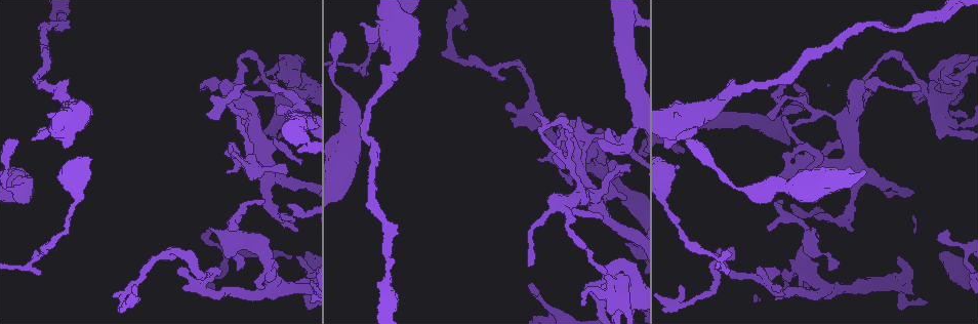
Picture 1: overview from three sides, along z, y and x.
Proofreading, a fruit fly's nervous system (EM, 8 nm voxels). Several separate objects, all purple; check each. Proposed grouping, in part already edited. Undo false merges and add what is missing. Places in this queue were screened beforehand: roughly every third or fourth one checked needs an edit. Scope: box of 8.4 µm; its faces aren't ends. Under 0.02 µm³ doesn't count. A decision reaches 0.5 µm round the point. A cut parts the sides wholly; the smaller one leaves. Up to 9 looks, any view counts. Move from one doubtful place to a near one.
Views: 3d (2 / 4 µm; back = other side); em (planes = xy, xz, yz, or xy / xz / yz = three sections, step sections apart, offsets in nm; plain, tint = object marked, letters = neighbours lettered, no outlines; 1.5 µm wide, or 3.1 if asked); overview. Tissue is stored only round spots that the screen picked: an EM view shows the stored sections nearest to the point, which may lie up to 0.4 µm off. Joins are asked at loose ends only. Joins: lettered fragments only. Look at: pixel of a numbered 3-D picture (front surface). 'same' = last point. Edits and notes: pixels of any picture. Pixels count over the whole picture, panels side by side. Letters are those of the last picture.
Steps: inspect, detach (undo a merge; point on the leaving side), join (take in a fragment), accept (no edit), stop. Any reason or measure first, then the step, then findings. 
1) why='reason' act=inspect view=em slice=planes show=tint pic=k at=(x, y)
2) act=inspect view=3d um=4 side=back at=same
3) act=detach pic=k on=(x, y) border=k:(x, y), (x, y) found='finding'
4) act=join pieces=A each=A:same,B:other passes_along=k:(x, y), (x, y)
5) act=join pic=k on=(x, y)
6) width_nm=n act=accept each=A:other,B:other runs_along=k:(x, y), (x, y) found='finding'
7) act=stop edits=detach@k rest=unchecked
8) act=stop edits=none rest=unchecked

why='long arm stops here' act=inspect view=em slice=planes show=letters pic=1 at=(686, 139)

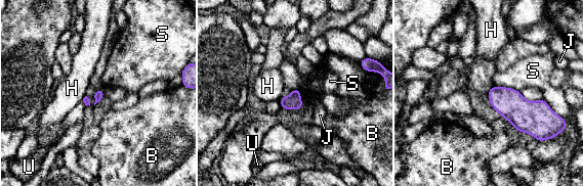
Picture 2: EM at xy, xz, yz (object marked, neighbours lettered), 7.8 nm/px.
longest_contact=S:220nm act=accept each=B:other,H:other,J:other,S:other,U:other border=2:(301, 91), (300, 109), (281, 108) found='none of them fits'

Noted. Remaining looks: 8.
why='free end' act=inspect view=3d um=4 pic=1 at=(850, 229)

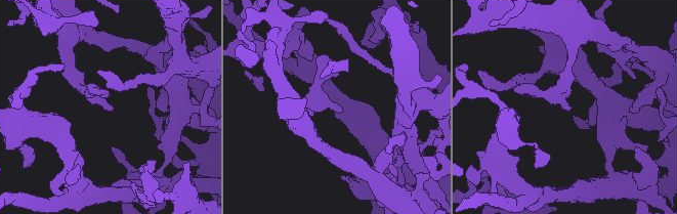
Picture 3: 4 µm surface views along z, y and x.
why='now the EM' act=inspect view=em slice=planes show=letters pic=3 at=(111, 108)

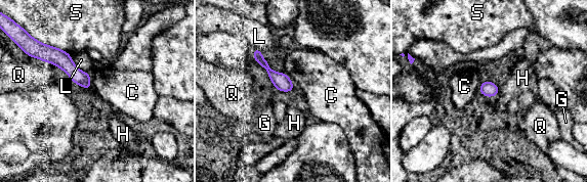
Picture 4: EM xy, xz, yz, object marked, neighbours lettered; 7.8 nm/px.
longest_contact=L:220nm act=accept each=C:other,G:other,H:other,L:other,Q:other,S:other found='none of them fits'

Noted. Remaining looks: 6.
why='an open end' act=inspect view=em slice=planes show=letters pic=1 at=(204, 241)

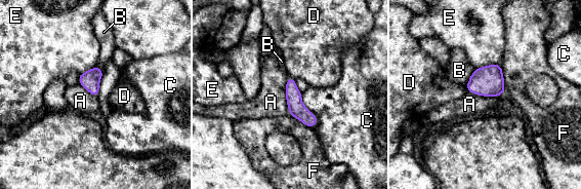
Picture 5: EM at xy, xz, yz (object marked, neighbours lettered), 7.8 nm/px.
act=accept each=A:other,B:other,C:other,D:other,E:other,F:other border=5:(505, 89), (498, 96), (467, 91) found='none of them fits'

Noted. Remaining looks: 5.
why='sudden change in width' act=inspect view=3d um=4 pic=1 at=(598, 266)

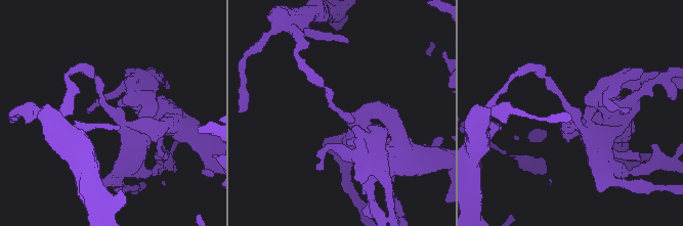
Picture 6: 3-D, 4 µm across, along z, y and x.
why='shape alone is not enough' act=inspect view=em slice=yz step=8 show=tint pic=6 at=(570, 107)

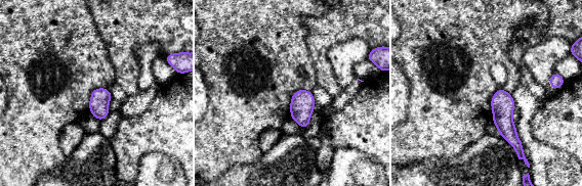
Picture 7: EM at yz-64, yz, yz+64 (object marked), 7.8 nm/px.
act=inspect view=em slice=planes show=letters at=same

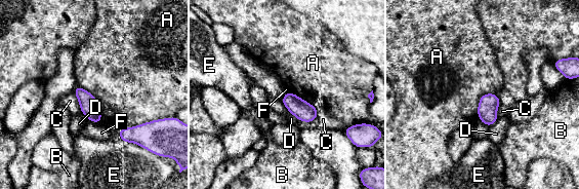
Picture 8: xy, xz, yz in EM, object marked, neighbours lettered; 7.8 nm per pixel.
act=accept each=A:other,B:other,C:other,D:other,E:other,F:other found='continuous, no second neuron'

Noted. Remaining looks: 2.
act=stop edits=none rest=unchecked

